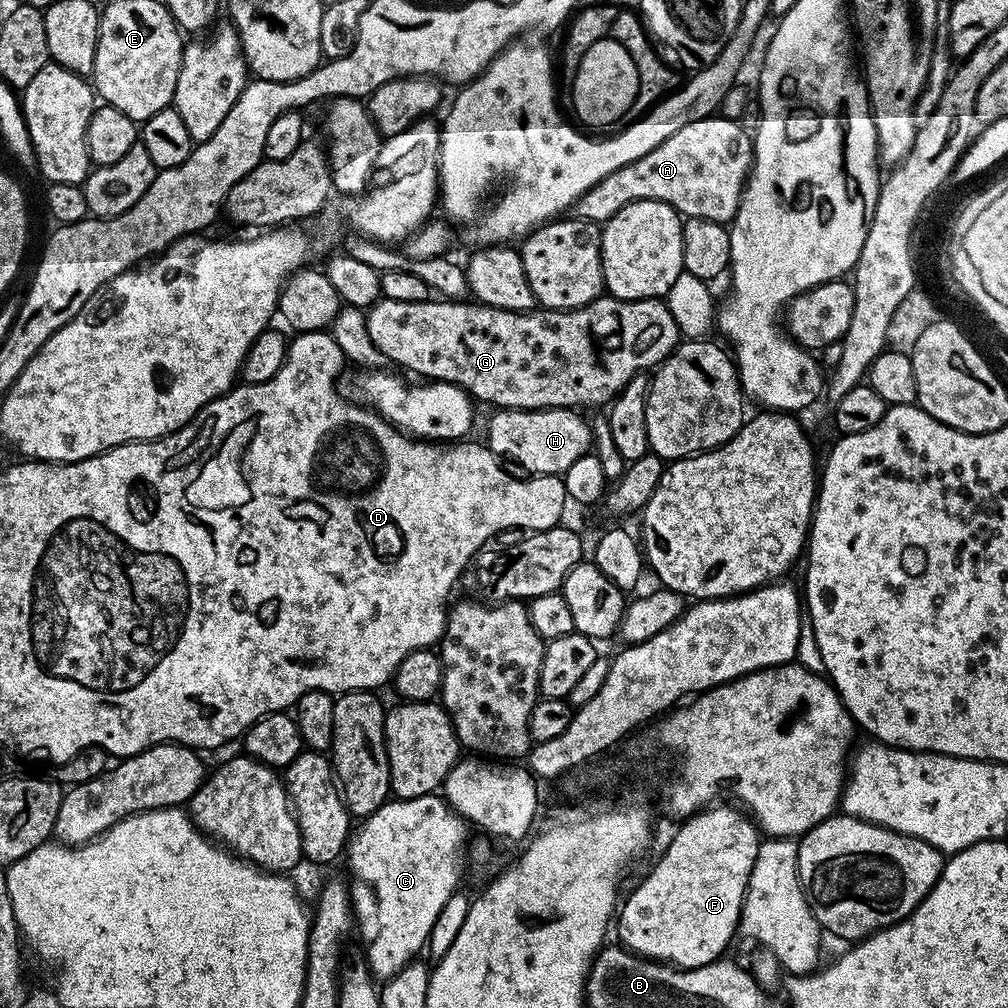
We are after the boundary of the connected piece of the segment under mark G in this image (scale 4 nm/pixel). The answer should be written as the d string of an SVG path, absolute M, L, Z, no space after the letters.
M381 298L367 309L368 329L374 346L383 354L385 361L397 364L395 367L409 368L413 377L423 378L428 382L443 382L445 384L457 384L464 389L469 396L477 401L485 400L493 404L493 409L502 408L571 408L573 410L585 410L584 408L596 408L599 404L611 405L626 385L641 374L655 369L667 356L672 355L677 344L681 343L682 335L679 326L675 324L674 316L668 309L663 299L655 300L618 300L615 298L601 298L590 302L581 308L562 310L561 308L537 307L531 312L511 312L510 310L498 310L479 302L457 302L455 299L429 298L422 302L394 302L387 298Z

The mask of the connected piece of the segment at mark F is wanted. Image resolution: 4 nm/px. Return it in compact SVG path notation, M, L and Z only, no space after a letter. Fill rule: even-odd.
M728 802L701 808L687 817L660 861L625 900L623 897L614 928L620 931L619 943L628 951L671 962L679 969L697 968L721 959L728 943L737 939L750 870L758 858L762 836L739 807L724 803Z

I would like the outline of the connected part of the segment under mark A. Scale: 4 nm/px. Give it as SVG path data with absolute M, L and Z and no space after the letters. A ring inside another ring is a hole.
M719 114L690 122L690 126L682 126L682 130L670 134L662 146L654 146L650 154L642 154L642 158L622 166L622 170L614 170L614 174L606 174L602 182L590 186L590 190L586 190L586 194L582 194L574 205L575 219L589 220L591 224L600 226L605 220L614 218L614 214L618 214L618 210L630 202L657 200L666 202L681 217L706 218L727 225L740 208L744 185L748 183L752 171L752 141L753 137L740 122L727 120Z

